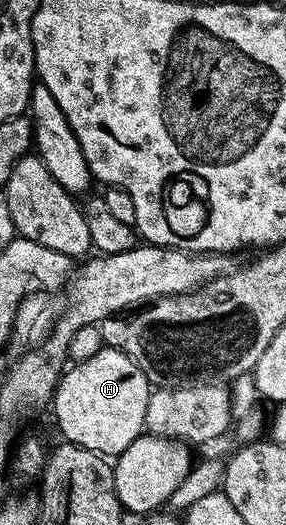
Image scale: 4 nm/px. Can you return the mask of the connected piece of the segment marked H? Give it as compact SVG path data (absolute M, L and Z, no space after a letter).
M104 347L94 357L72 363L60 376L52 397L56 423L63 438L82 449L96 451L105 457L121 455L139 435L145 434L144 418L150 394L147 377L126 357L126 353Z

